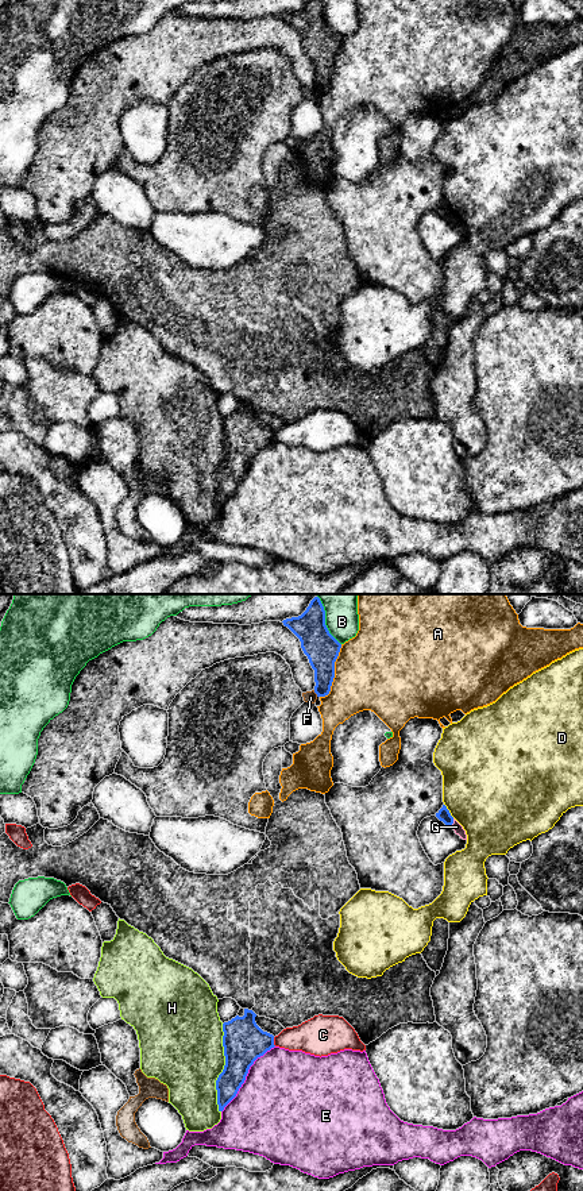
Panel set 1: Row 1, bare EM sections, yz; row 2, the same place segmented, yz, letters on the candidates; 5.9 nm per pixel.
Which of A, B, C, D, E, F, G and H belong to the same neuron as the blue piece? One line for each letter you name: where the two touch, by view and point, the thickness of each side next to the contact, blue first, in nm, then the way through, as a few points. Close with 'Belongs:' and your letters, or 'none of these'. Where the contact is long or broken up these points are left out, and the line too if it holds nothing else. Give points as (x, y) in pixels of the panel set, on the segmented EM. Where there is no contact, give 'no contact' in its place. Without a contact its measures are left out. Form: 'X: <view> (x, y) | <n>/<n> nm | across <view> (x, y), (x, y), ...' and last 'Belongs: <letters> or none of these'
Belongs: none of these

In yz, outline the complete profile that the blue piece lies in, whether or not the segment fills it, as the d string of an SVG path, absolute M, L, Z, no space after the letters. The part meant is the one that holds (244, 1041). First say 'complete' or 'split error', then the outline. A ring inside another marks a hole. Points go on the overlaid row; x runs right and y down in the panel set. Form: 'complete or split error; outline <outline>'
complete; outline M244 1009L243 1017L236 1015L231 1021L223 1024L225 1065L216 1080L219 1111L223 1111L224 1107L236 1096L254 1061L275 1047L274 1036L263 1032L256 1025L255 1017L256 1014L252 1010Z

